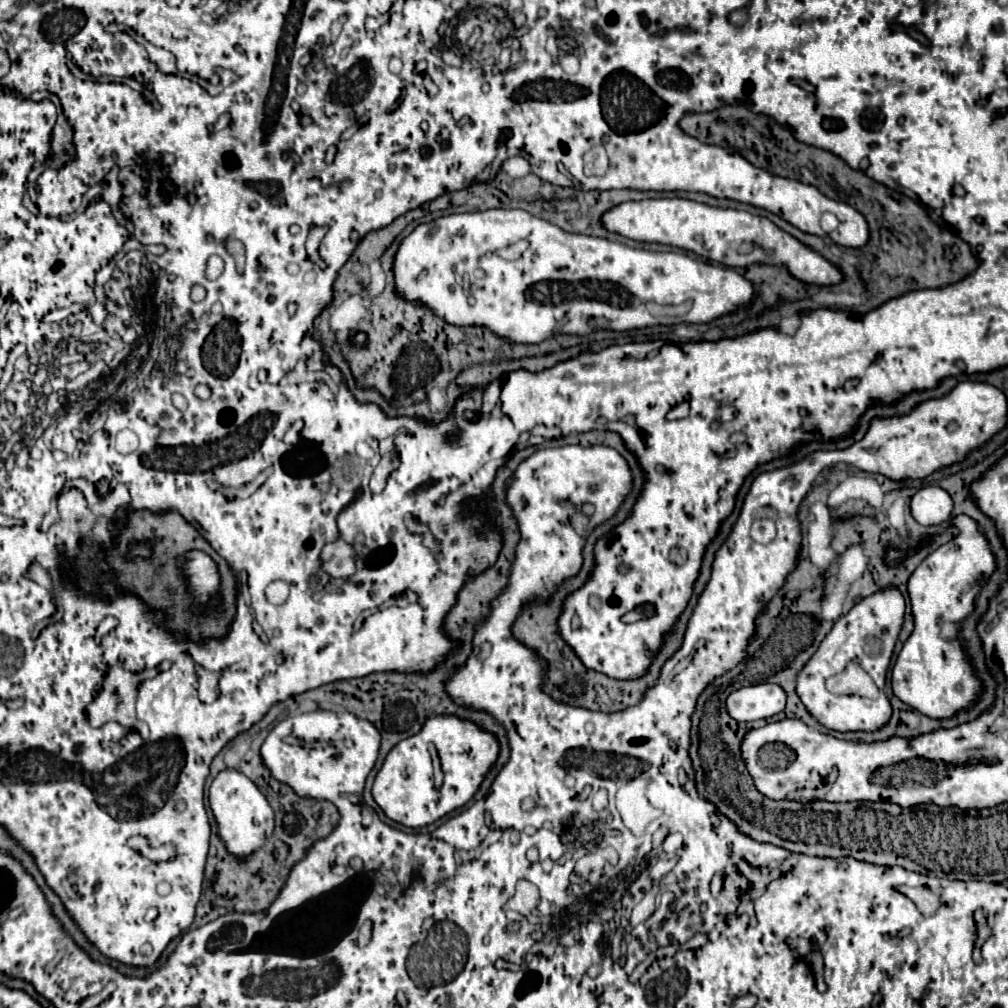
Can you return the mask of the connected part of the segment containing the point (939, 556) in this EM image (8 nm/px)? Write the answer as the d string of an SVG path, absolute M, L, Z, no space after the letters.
M958 515L952 518L951 524L958 528L960 535L932 551L908 579L914 631L892 669L894 695L912 709L934 719L952 717L956 711L970 707L980 691L980 683L964 657L962 645L952 645L952 641L942 639L940 629L946 621L960 621L972 611L976 593L996 567L990 545L972 518Z

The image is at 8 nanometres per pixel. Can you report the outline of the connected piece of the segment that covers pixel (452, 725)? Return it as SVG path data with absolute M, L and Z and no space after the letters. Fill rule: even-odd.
M454 717L428 719L418 735L400 741L386 757L372 787L374 801L386 813L388 819L402 823L404 827L426 827L446 813L466 805L478 791L484 775L498 757L498 741L478 729L474 723L458 721ZM428 745L438 749L438 763L444 773L442 787L434 785L434 769Z

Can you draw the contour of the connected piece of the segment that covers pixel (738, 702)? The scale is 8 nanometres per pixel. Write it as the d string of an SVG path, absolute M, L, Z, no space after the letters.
M758 683L736 689L726 699L726 711L736 721L770 719L786 705L786 691L776 683Z

